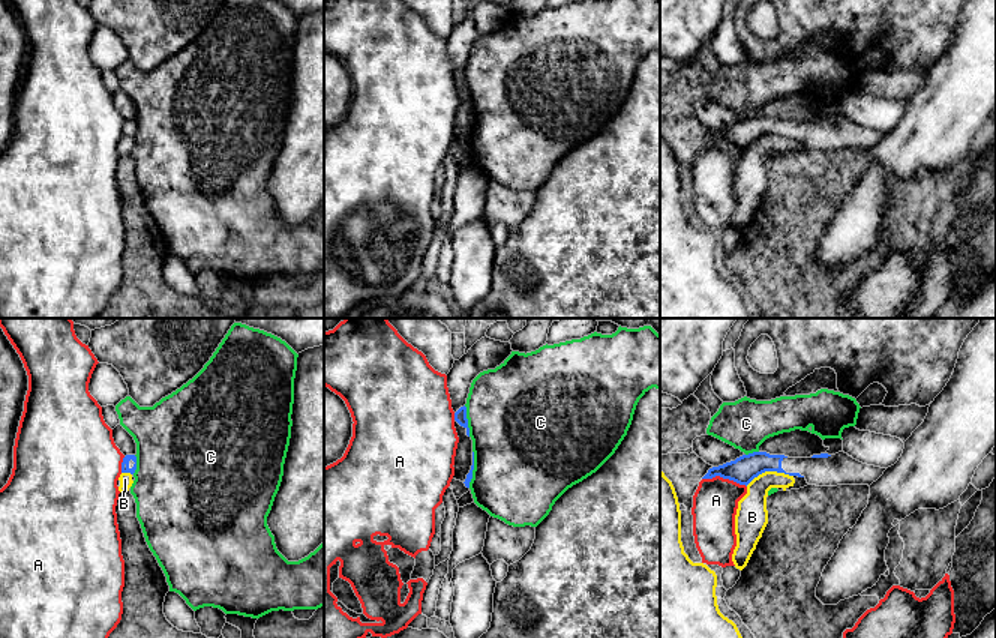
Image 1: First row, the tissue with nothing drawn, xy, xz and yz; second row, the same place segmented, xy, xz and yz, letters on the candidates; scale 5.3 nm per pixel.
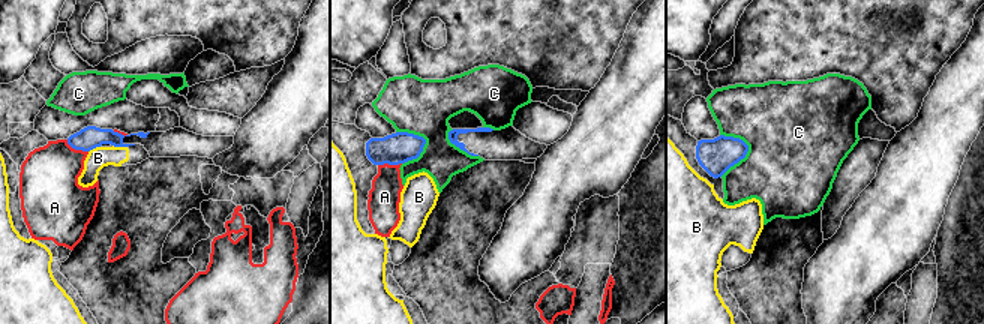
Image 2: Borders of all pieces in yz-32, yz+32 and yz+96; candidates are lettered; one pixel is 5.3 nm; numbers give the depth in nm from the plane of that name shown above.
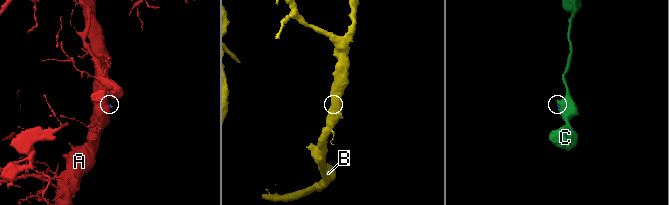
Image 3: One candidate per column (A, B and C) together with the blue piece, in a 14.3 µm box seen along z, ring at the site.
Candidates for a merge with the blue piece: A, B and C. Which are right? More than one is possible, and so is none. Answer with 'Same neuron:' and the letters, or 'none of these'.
Same neuron: none of these

